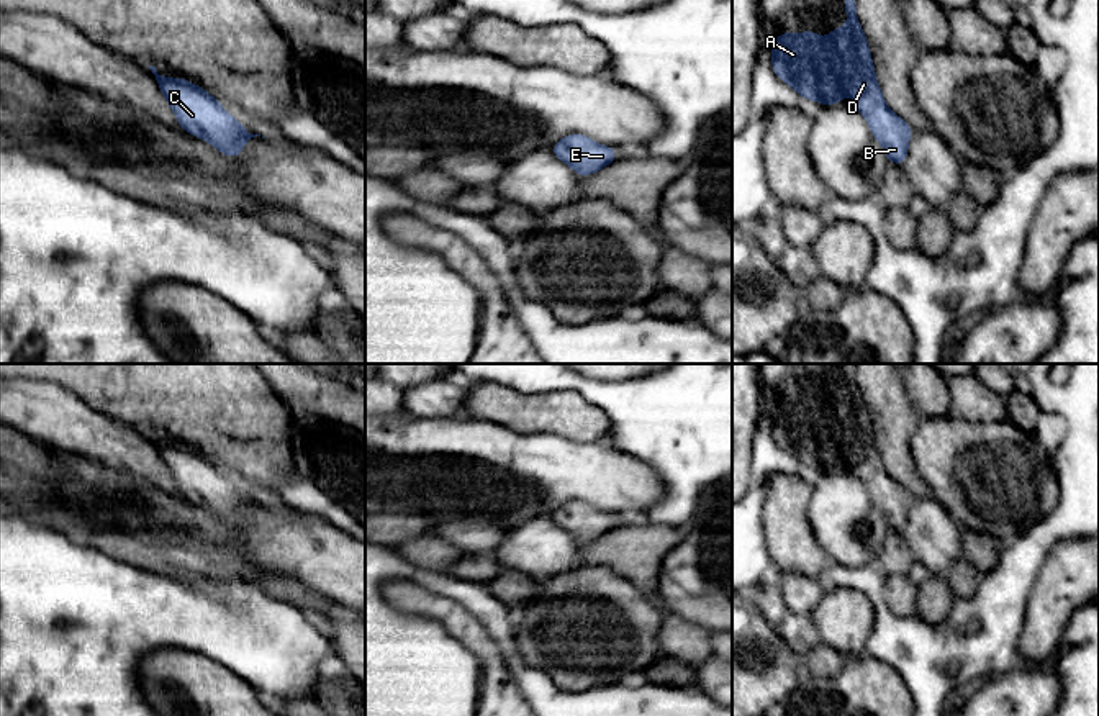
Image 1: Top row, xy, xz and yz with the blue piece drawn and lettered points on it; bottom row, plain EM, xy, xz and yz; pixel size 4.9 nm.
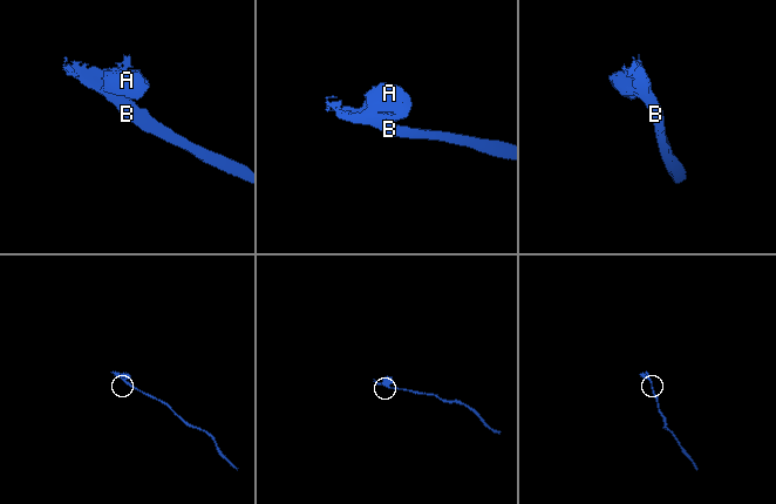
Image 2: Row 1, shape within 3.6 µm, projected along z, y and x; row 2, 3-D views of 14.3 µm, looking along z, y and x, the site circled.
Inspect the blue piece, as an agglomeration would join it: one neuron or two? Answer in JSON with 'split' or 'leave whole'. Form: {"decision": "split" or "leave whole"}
{"decision": "leave whole"}

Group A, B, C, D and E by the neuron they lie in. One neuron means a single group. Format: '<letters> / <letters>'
A B C D E

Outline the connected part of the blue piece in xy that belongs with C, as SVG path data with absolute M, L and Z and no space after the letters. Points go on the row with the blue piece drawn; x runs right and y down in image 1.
M152 66L149 69L156 75L159 88L175 113L179 125L192 136L208 141L226 157L244 156L239 147L246 146L251 138L260 136L251 134L239 125L242 120L226 113L221 103L201 87L180 77L165 79Z

